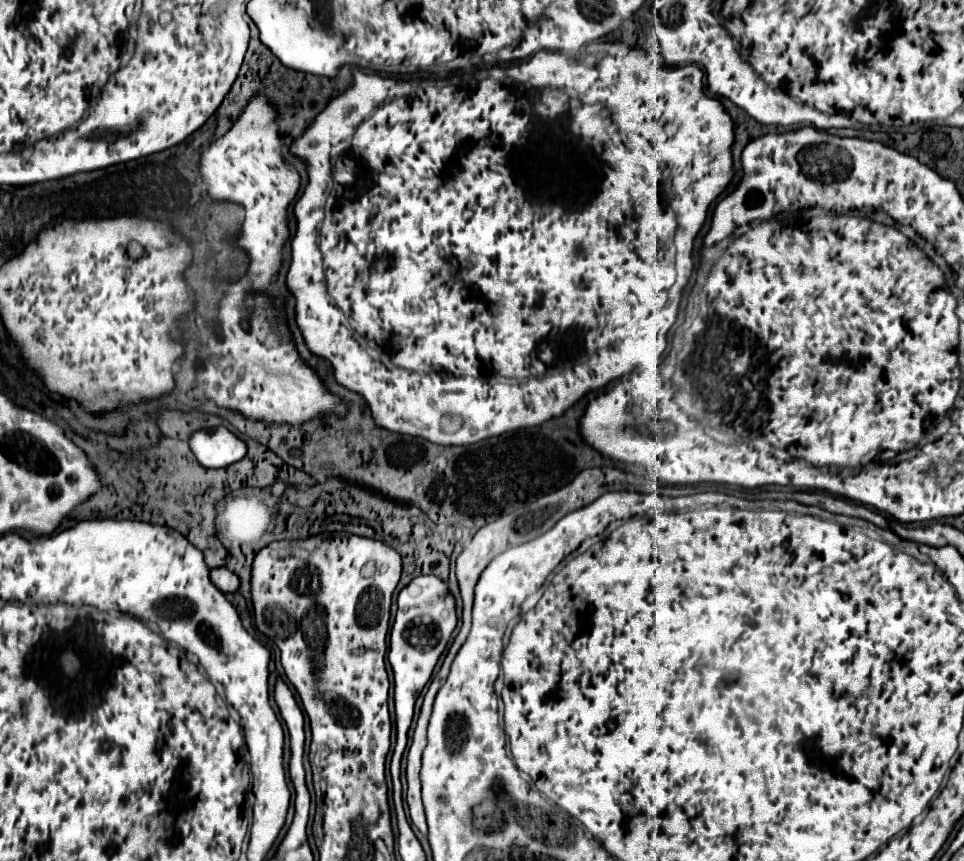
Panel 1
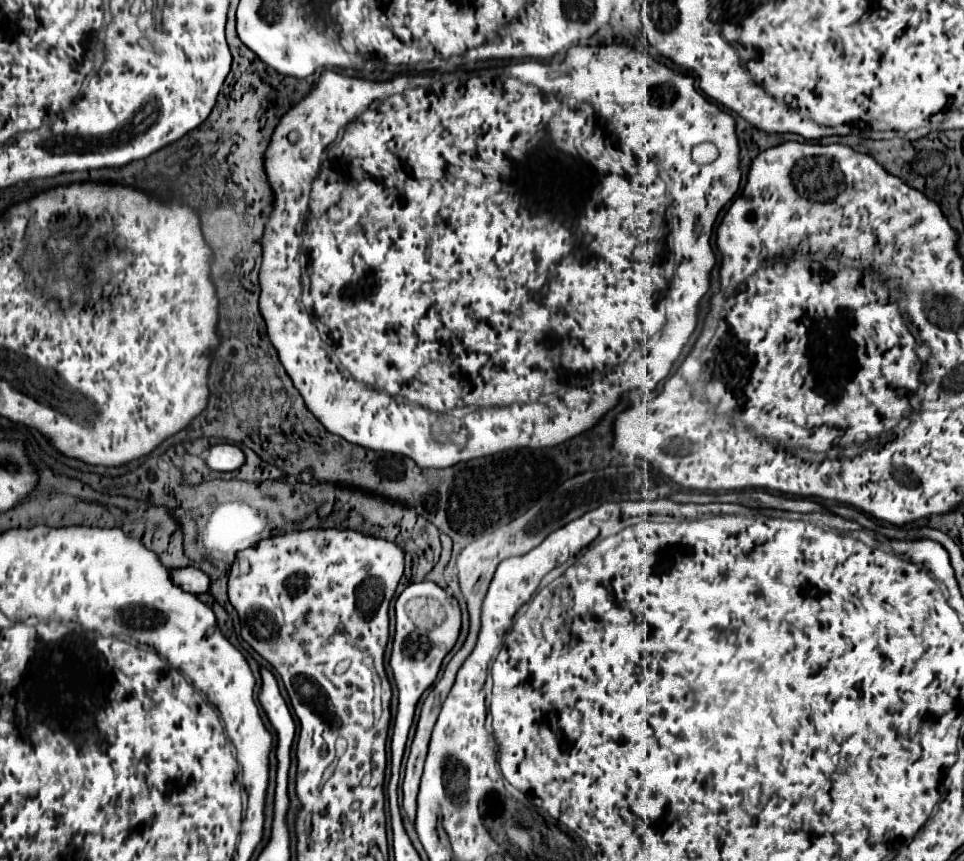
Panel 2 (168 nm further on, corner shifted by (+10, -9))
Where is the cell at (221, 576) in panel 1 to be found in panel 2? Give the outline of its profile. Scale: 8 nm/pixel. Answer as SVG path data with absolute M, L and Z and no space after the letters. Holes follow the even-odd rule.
M186 567L186 569L172 569L172 579L178 583L184 591L200 595L206 593L210 587L210 577L196 567Z

